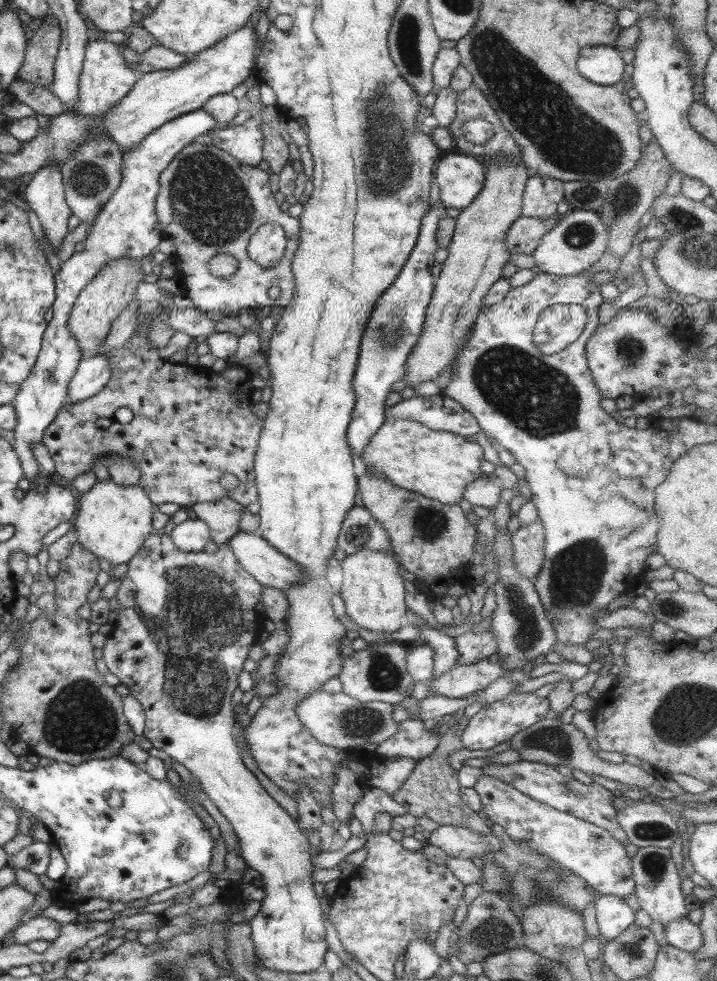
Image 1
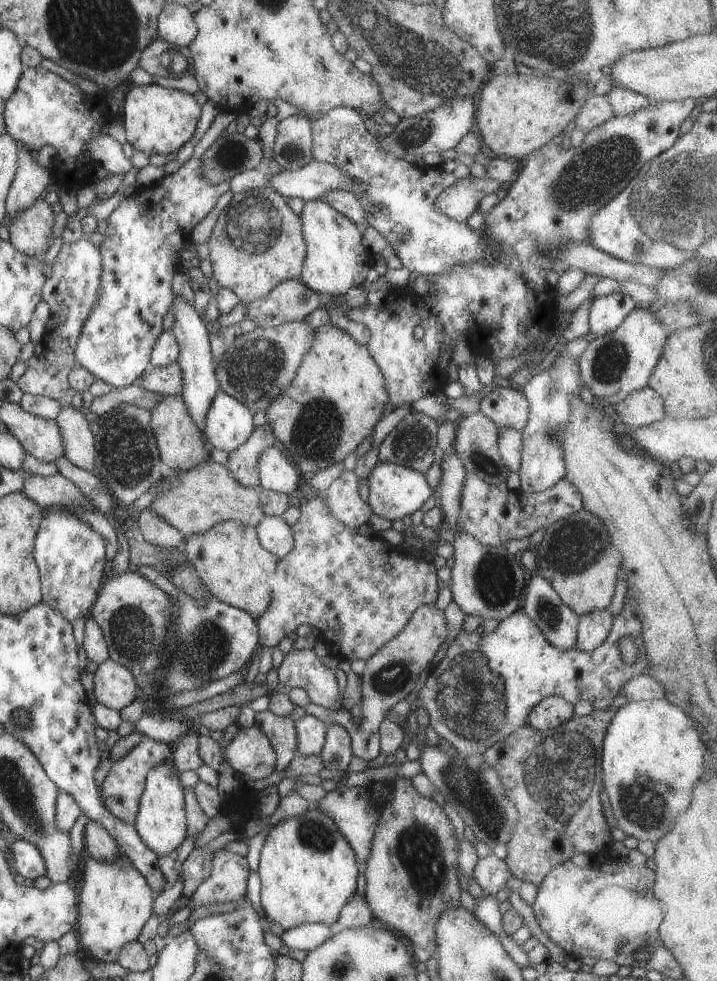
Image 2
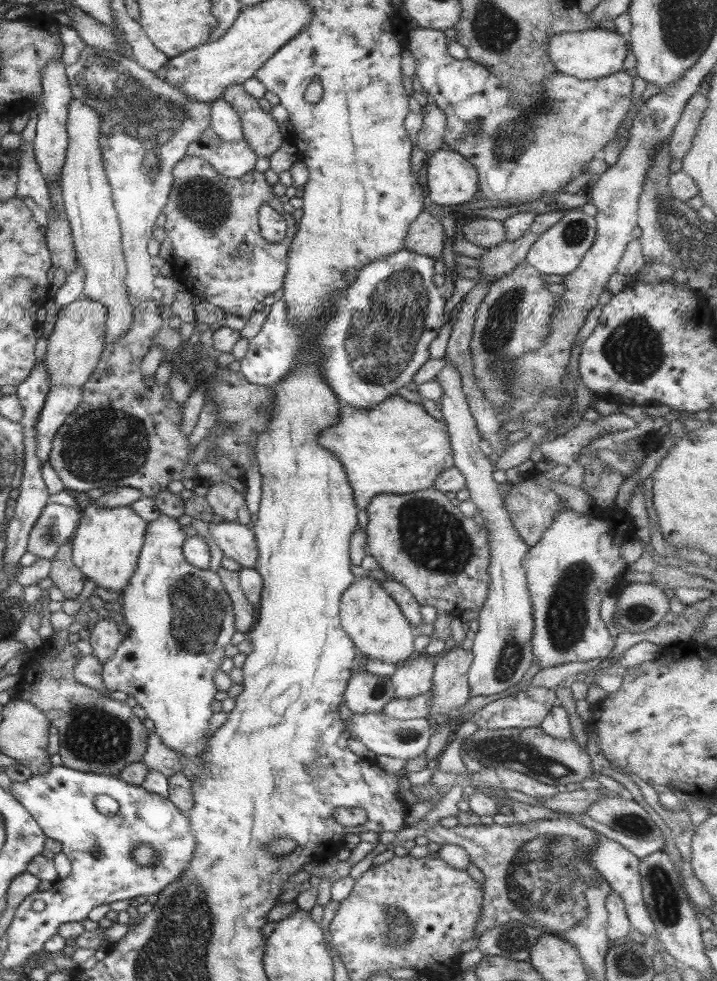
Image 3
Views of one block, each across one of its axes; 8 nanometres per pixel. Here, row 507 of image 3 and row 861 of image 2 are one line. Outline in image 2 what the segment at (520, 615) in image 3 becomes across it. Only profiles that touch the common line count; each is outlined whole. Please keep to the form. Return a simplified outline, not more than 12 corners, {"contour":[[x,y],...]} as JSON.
{"contour":[[476,860],[473,879],[489,895],[511,877],[504,860]]}

